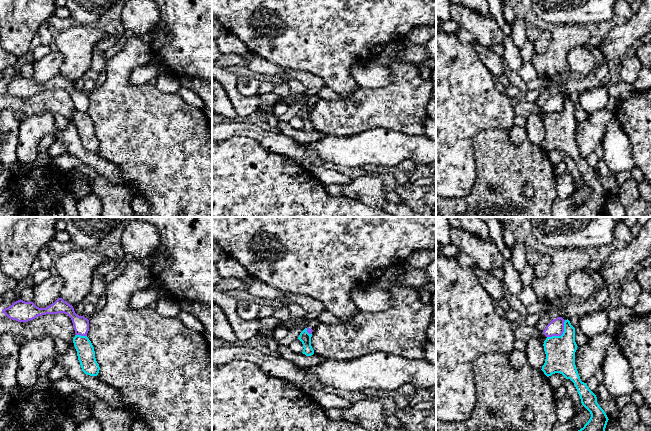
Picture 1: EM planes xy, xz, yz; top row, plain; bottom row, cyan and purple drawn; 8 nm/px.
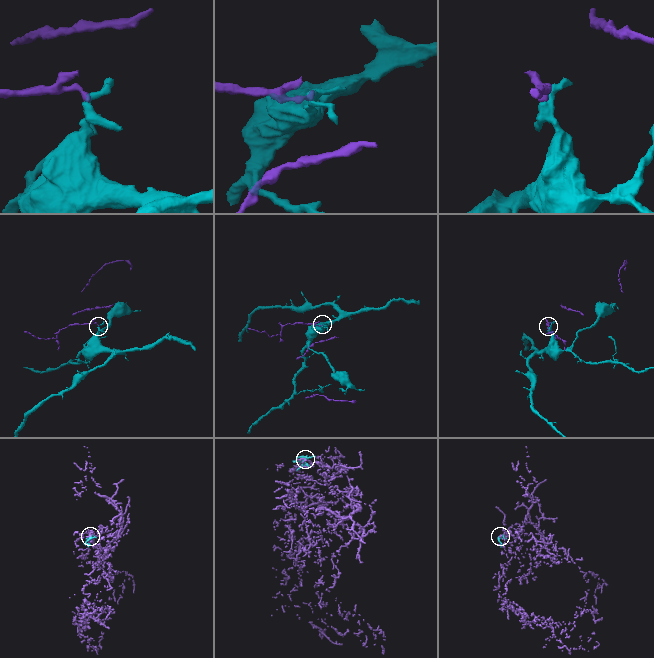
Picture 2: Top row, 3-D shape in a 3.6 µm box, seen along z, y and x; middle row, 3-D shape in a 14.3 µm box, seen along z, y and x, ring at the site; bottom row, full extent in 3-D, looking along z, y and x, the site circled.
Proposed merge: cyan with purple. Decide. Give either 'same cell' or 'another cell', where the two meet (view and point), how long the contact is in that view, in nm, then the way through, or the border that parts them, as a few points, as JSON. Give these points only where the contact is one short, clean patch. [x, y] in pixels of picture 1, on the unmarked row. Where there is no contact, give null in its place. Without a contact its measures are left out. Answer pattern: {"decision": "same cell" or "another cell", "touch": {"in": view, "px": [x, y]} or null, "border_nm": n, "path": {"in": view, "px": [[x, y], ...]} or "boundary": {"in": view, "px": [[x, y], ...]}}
{"decision": "another cell", "touch": {"in": "yz", "px": [562, 110]}, "border_nm": 200, "boundary": {"in": "yz", "px": [[565, 96], [563, 108], [560, 111], [547, 113]]}}

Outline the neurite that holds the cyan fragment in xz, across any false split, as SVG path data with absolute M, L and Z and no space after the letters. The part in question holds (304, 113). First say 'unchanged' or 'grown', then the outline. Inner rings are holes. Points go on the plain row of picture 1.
unchanged | M305 104L299 111L298 115L302 118L303 120L303 130L306 132L311 132L314 130L314 126L311 122L311 113L312 110L309 110L307 108L307 104Z

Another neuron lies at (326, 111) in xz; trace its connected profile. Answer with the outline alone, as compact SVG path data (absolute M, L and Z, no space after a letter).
M392 60L390 64L393 73L390 85L382 88L360 88L350 97L338 101L319 99L312 107L311 122L314 130L325 135L352 136L375 128L386 128L393 131L401 131L408 135L424 135L424 122L428 117L427 104L433 89L430 79L424 79L419 74L415 64L402 60Z

